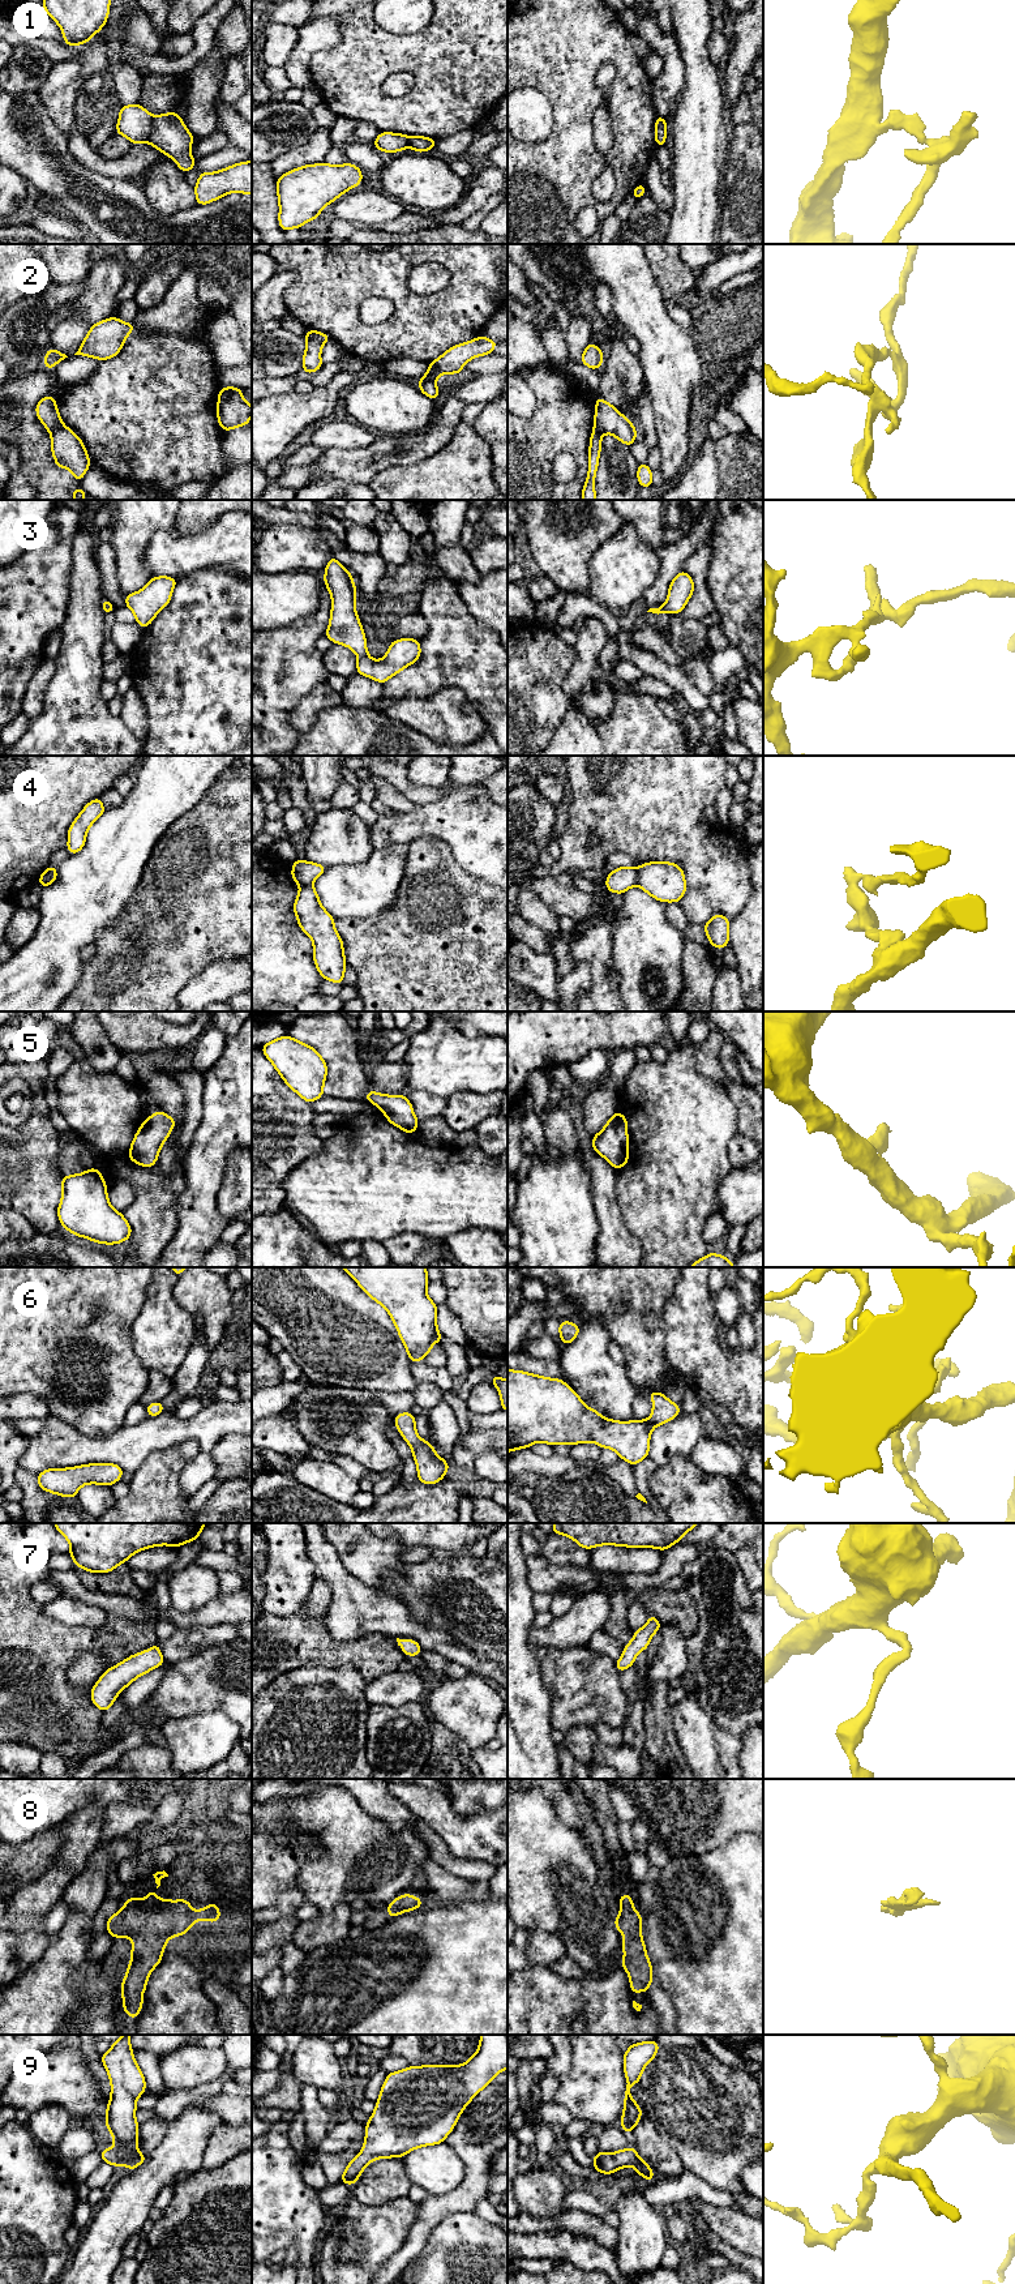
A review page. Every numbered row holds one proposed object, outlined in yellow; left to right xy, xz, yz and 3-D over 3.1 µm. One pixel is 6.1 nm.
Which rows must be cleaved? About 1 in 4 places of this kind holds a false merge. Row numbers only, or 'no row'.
1, 2, 4

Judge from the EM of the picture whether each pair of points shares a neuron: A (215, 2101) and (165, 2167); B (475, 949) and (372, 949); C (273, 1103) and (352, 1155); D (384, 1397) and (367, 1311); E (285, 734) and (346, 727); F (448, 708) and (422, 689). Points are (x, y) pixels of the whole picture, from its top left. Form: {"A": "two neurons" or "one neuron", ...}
{"A": "two neurons", "B": "one neuron", "C": "two neurons", "D": "two neurons", "E": "two neurons", "F": "two neurons"}

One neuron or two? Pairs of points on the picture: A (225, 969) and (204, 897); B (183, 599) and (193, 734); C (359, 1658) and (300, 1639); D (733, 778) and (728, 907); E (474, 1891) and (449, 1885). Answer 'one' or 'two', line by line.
A: two
B: one
C: one
D: two
E: one

